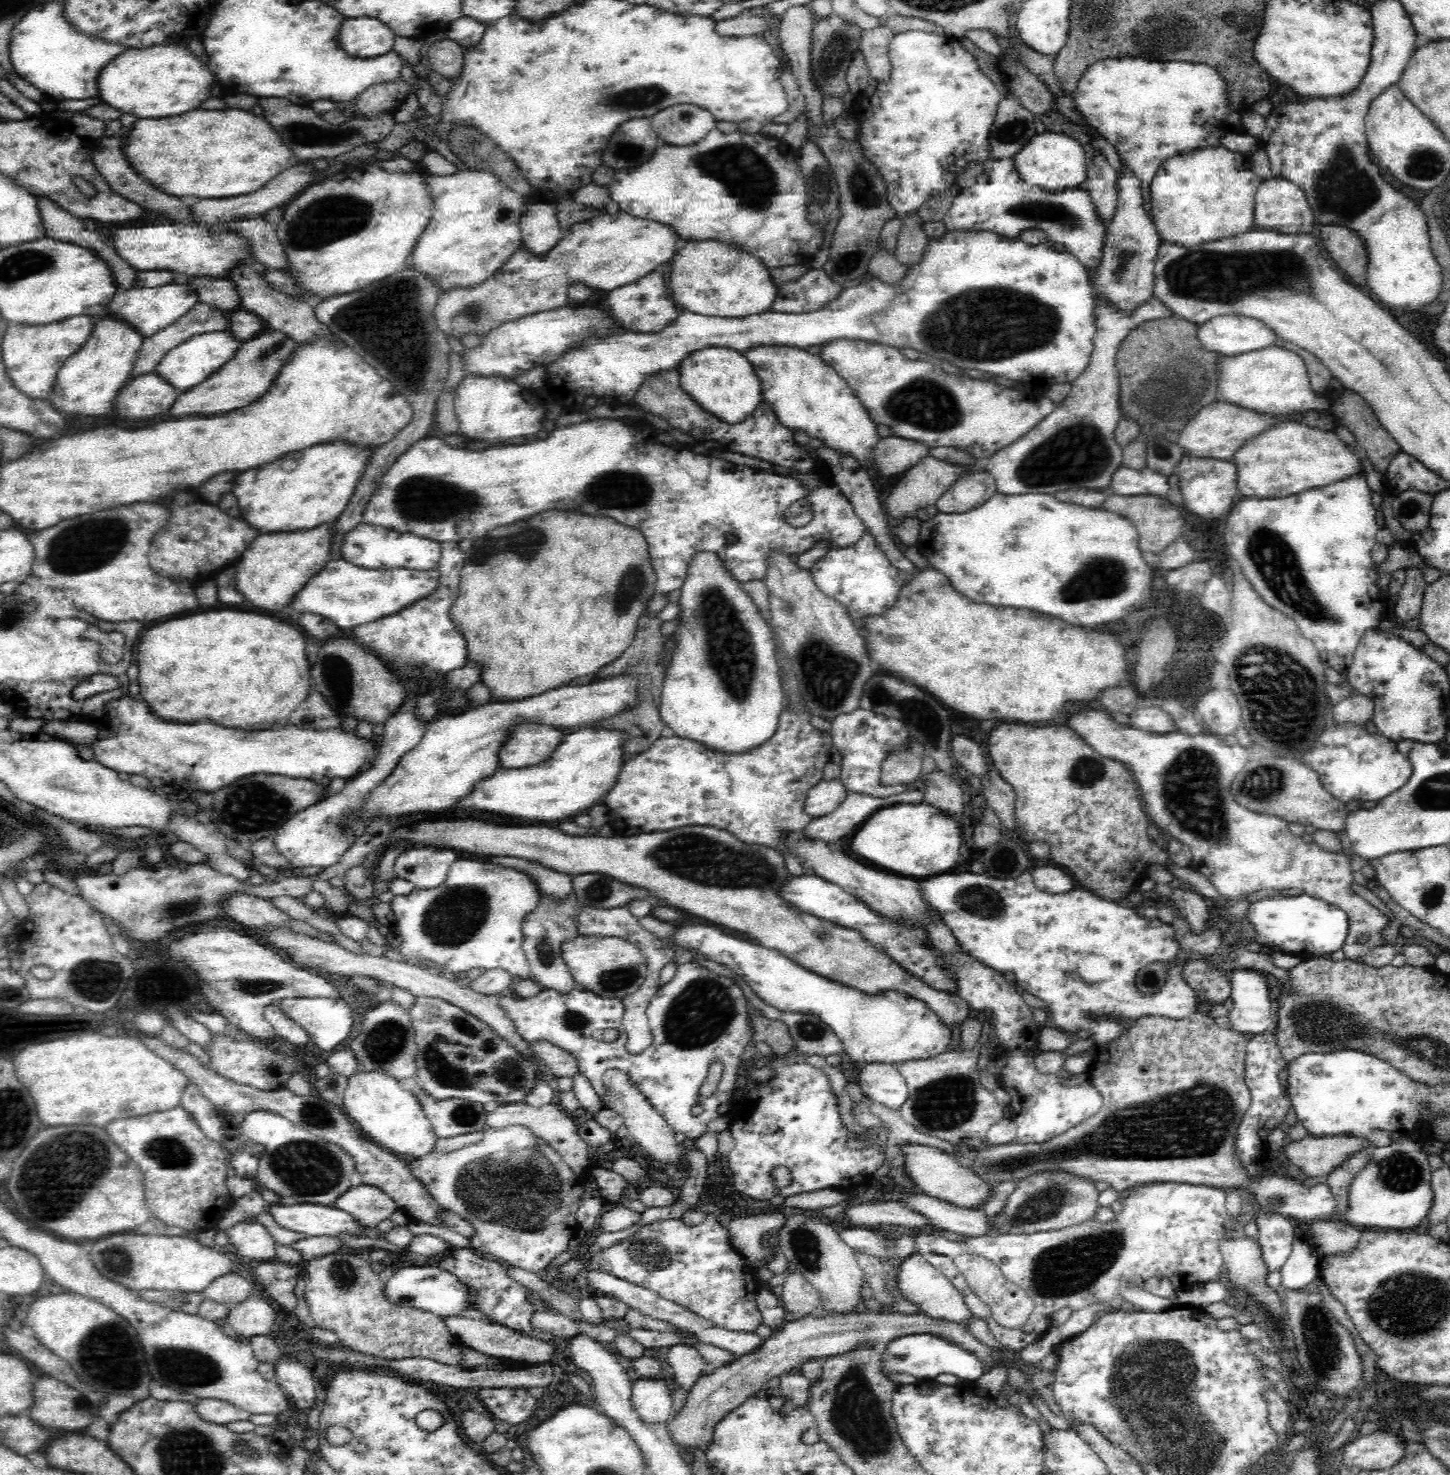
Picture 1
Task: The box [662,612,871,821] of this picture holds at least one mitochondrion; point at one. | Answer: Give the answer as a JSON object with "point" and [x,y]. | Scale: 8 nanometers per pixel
{"point":[827,672]}

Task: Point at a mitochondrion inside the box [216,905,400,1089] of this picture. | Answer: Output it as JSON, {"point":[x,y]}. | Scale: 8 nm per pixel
{"point":[242,986]}

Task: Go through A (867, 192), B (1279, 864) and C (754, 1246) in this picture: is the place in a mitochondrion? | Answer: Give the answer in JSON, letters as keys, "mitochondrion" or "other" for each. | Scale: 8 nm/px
{"A":"mitochondrion","B":"other","C":"other"}

